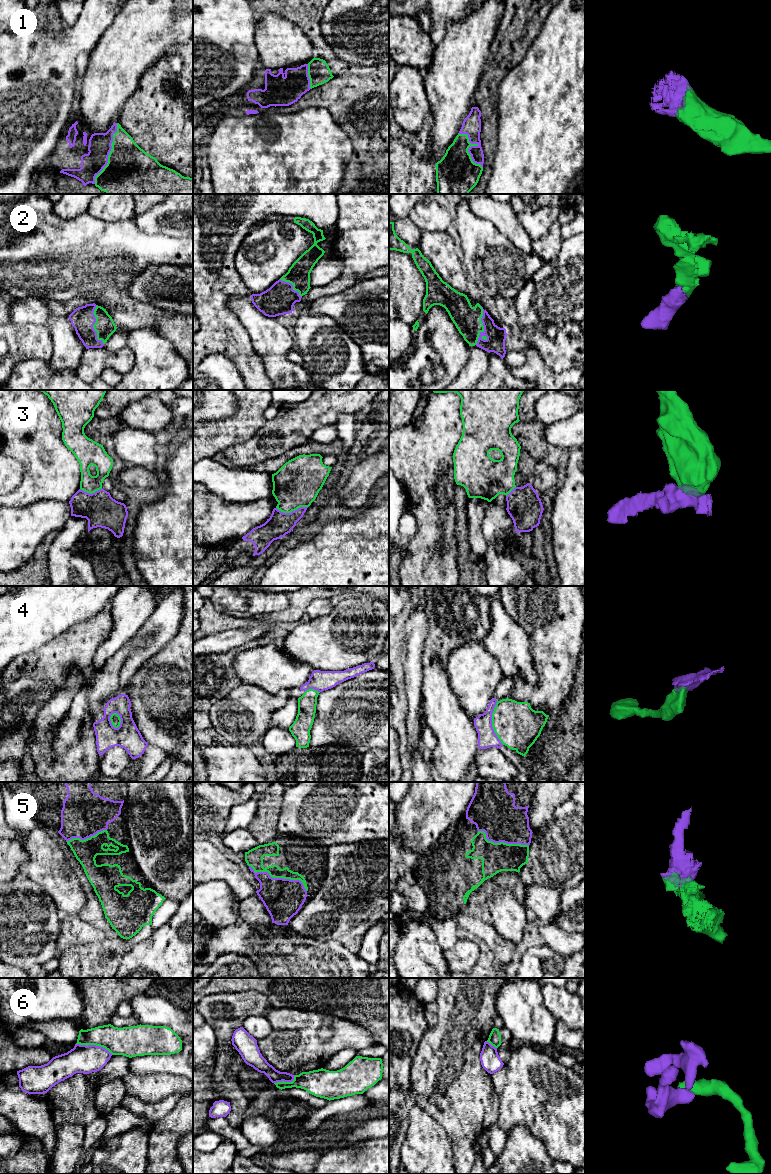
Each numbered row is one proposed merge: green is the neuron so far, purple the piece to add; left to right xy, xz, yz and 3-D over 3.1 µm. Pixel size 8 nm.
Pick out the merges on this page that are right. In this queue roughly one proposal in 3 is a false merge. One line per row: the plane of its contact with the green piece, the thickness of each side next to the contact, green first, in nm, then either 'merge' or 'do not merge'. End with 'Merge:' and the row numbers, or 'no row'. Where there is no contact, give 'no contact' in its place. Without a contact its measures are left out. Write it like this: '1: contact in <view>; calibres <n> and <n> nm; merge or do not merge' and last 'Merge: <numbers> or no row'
1: contact in xy; calibres 440 and 180 nm; merge
2: contact in yz; calibres 220 and 160 nm; merge
3: contact in xz; calibres 380 and 200 nm; do not merge
4: contact in yz; calibres 360 and 150 nm; merge
5: contact in xz; calibres 130 and 320 nm; merge
6: contact in xy; calibres 220 and 220 nm; do not merge
Merge: 1, 2, 4, 5

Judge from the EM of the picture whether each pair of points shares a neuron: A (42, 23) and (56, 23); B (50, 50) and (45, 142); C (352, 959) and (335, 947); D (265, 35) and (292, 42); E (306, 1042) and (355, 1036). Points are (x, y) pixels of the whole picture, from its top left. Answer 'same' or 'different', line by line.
A: same
B: same
C: same
D: same
E: same

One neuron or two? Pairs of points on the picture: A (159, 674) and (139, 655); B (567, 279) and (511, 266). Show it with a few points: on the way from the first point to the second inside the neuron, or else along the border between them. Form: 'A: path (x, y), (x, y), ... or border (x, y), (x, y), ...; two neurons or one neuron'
A: border (164, 646), (150, 656), (134, 673), (131, 679); two neurons
B: border (545, 262), (520, 290); two neurons

